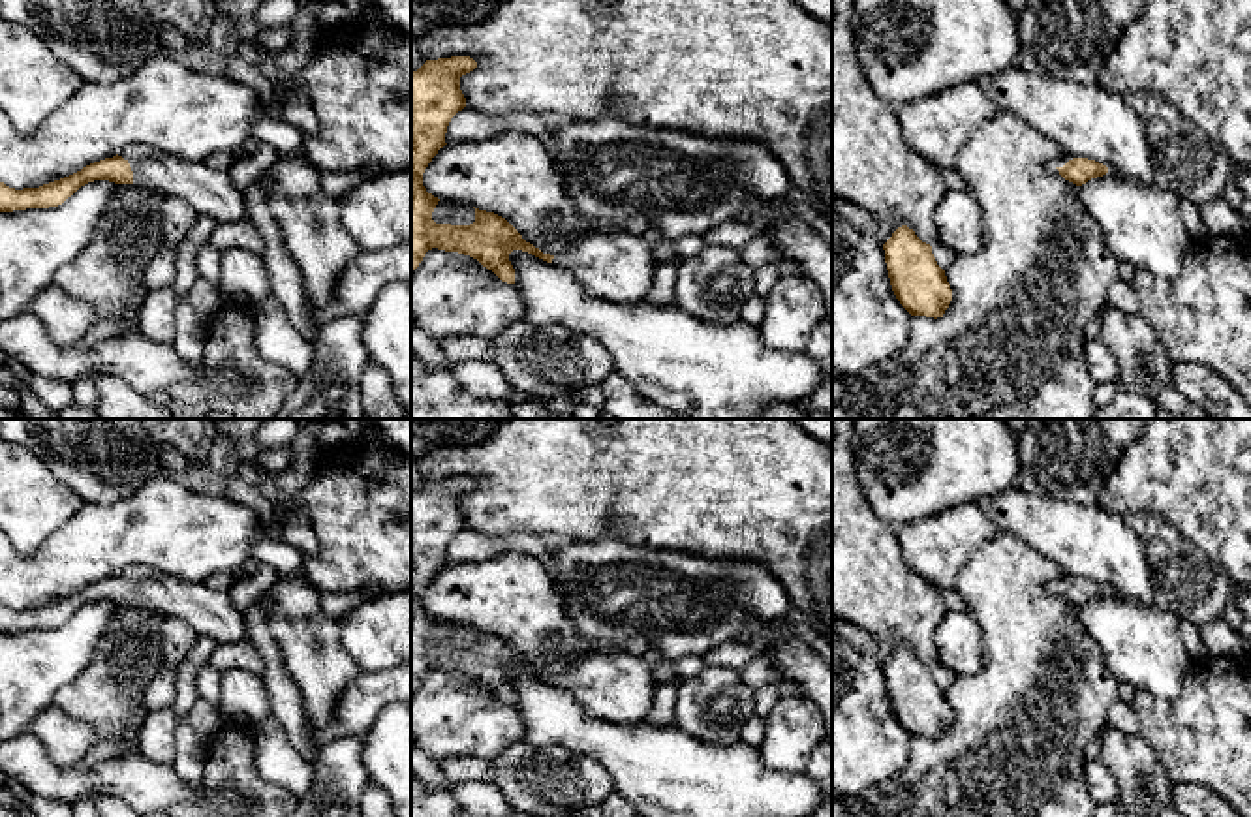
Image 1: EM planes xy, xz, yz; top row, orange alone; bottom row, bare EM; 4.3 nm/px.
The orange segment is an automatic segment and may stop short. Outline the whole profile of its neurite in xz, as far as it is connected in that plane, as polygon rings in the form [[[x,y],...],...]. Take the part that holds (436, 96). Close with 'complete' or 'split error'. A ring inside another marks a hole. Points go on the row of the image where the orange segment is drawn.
[[[470,56],[426,60],[411,71],[411,270],[432,248],[477,259],[502,282],[515,284],[513,250],[528,252],[567,270],[582,289],[614,304],[641,304],[654,284],[657,261],[639,229],[584,233],[562,254],[543,254],[502,216],[475,208],[470,225],[436,224],[438,197],[423,186],[423,173],[443,148],[451,118],[466,107],[460,77],[473,71]]] | split error

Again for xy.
[[[130,145],[113,158],[94,162],[39,188],[15,190],[0,182],[0,212],[58,207],[94,180],[135,184],[163,197],[180,199],[199,216],[210,216],[218,224],[250,218],[244,193],[227,173],[214,171],[203,162],[171,158],[147,145]]] | split error

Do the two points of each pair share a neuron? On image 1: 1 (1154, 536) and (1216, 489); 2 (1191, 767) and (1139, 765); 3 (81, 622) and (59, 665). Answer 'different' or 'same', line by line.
1: different
2: different
3: same

